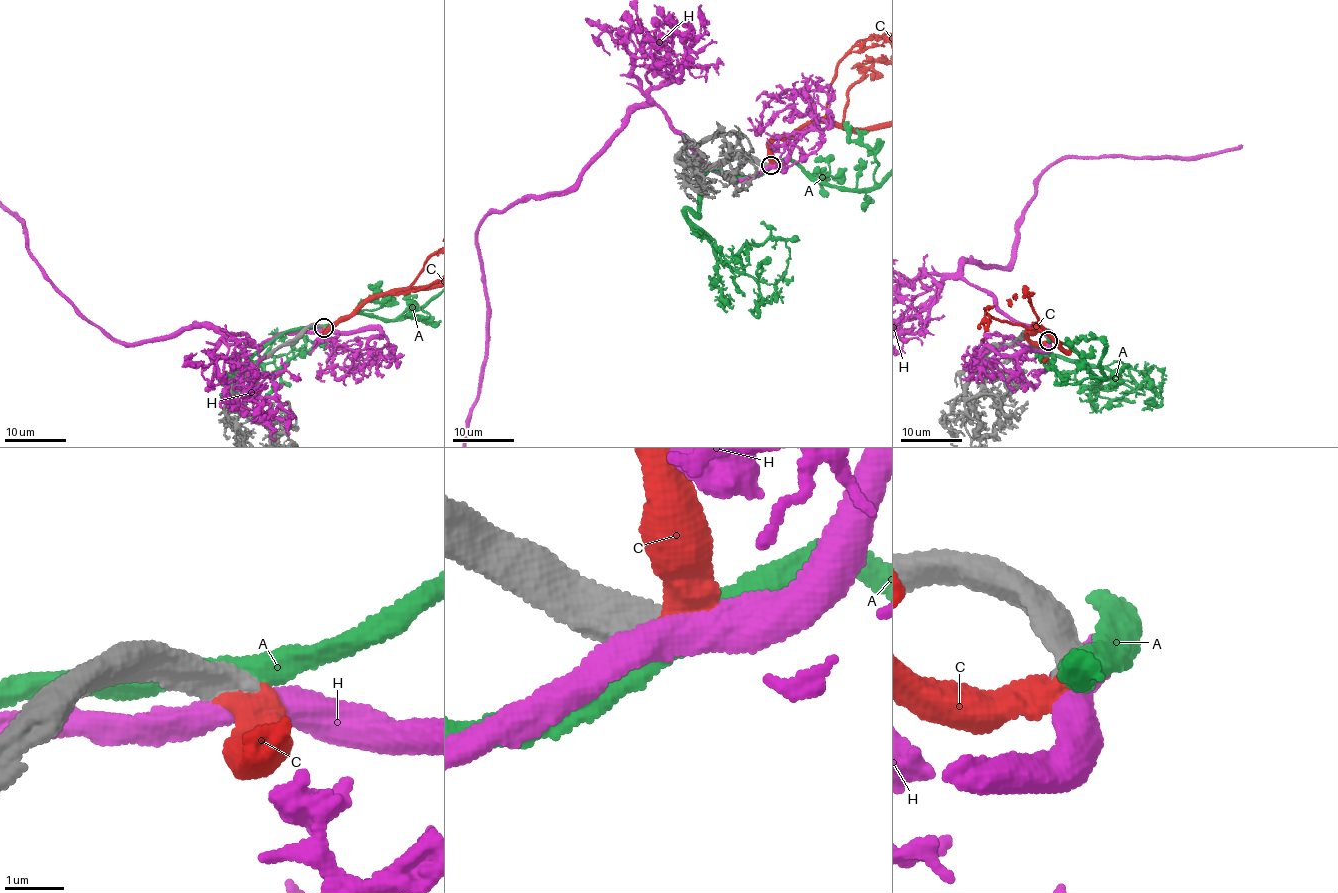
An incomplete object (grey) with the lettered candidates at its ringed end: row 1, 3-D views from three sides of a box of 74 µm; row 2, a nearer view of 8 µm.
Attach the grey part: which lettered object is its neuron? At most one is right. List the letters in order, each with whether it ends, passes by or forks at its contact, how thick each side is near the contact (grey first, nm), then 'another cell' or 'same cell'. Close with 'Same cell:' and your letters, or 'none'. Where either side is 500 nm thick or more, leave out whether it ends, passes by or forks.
A: calibres 600 and 420 nm; another cell
C: calibres 550 and 500 nm; same cell
H: calibres 600 and 460 nm; another cell
Same cell: C

